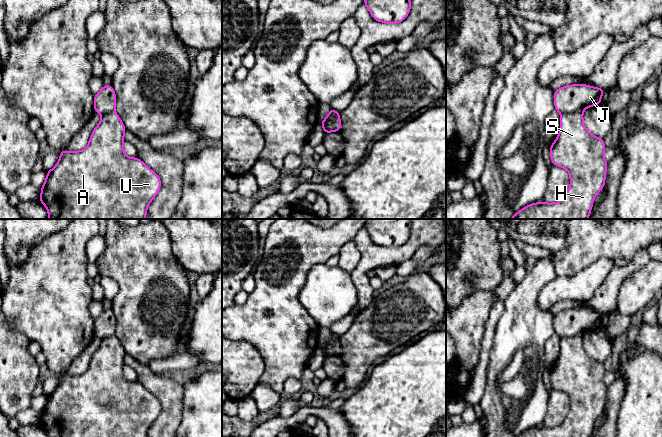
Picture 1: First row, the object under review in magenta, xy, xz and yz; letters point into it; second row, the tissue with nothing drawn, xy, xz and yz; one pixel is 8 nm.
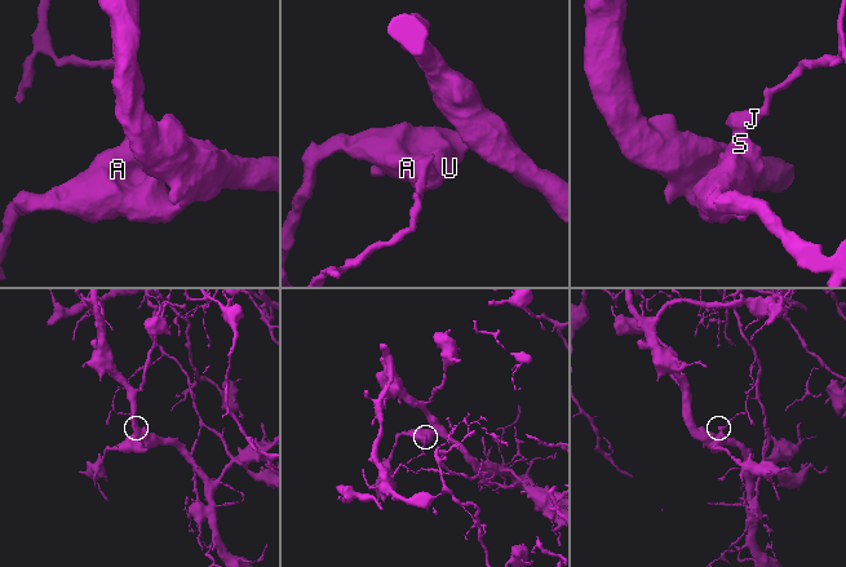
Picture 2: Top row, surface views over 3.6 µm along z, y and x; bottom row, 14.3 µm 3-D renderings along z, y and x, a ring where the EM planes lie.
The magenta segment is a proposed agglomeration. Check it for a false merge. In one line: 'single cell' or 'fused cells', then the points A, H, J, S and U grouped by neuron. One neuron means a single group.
fused cells | A H S U / J

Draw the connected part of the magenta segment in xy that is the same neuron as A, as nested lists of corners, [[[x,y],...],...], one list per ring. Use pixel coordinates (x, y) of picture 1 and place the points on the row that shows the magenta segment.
[[[114,111],[102,115],[99,124],[93,130],[87,147],[81,151],[60,151],[60,158],[53,169],[46,171],[46,180],[41,187],[40,202],[46,207],[48,211],[48,219],[145,219],[147,214],[147,208],[154,197],[157,195],[161,188],[160,177],[153,172],[144,162],[138,157],[128,157],[123,149],[124,134],[126,128],[122,123],[118,114]]]

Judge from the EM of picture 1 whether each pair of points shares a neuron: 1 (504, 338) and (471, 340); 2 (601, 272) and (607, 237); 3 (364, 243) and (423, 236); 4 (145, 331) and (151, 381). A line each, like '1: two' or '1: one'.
1: two
2: two
3: one
4: two

